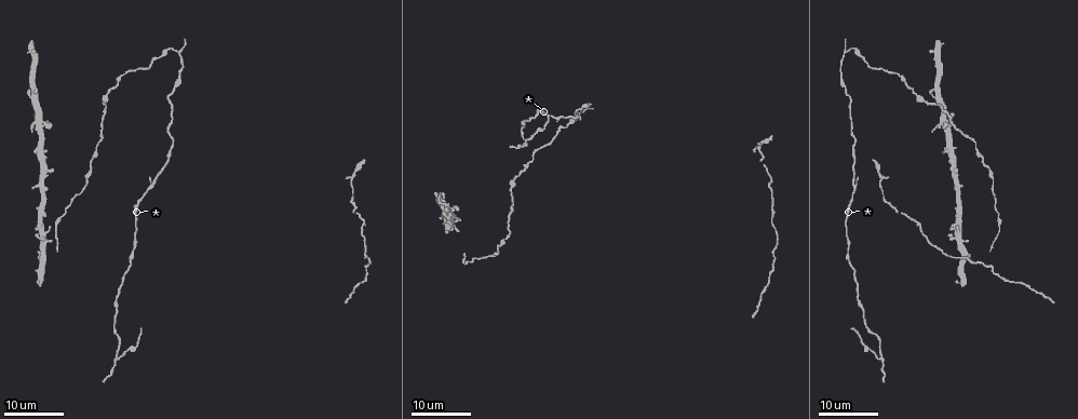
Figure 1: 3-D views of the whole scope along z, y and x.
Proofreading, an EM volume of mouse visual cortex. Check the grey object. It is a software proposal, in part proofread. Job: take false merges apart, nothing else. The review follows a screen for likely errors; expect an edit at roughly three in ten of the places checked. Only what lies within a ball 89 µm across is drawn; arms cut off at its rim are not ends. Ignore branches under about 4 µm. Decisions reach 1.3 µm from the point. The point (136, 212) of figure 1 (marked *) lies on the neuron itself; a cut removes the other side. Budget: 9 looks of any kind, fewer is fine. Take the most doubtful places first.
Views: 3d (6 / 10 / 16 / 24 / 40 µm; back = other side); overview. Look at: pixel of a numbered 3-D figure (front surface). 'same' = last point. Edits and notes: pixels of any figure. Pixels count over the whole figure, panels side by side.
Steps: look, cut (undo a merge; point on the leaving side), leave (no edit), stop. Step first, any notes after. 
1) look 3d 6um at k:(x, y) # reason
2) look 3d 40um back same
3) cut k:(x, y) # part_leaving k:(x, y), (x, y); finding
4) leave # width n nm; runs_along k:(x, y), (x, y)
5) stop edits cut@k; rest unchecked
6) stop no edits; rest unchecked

look 3d 24um at 1:(880, 361) # branch point

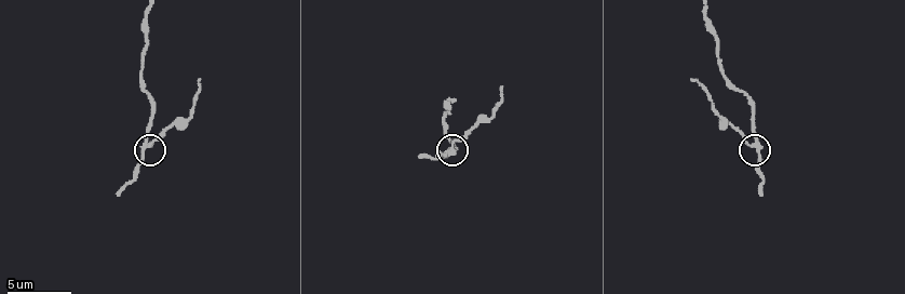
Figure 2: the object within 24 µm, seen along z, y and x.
look 3d 6um at 2:(145, 145) # zoom in

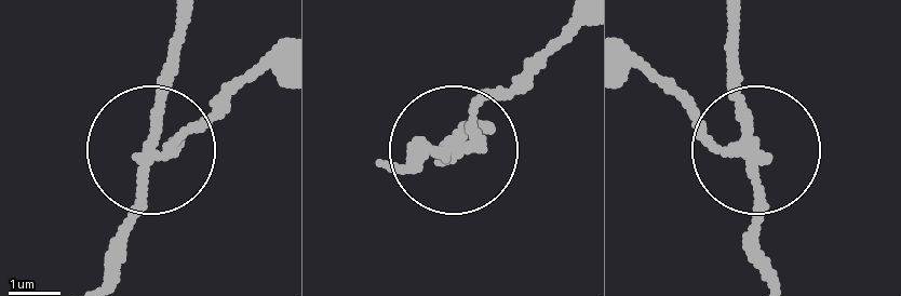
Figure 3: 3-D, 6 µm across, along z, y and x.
cut 3:(190, 124) # part_leaving 3:(152, 155), (277, 56); two neurons meet here

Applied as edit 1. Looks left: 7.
look 3d 24um at 1:(180, 53) # thick turns thin

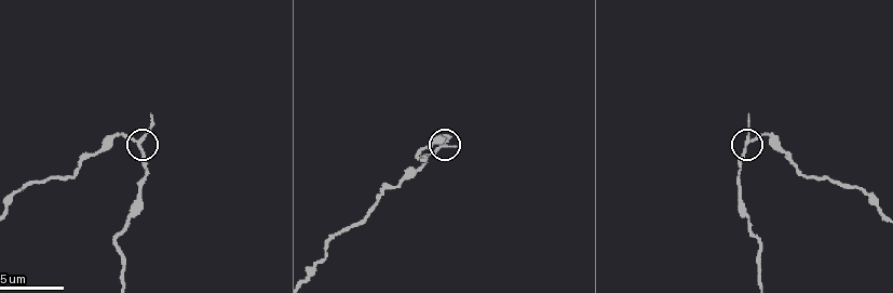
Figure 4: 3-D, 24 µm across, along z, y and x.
look 3d 10um at 4:(744, 145)

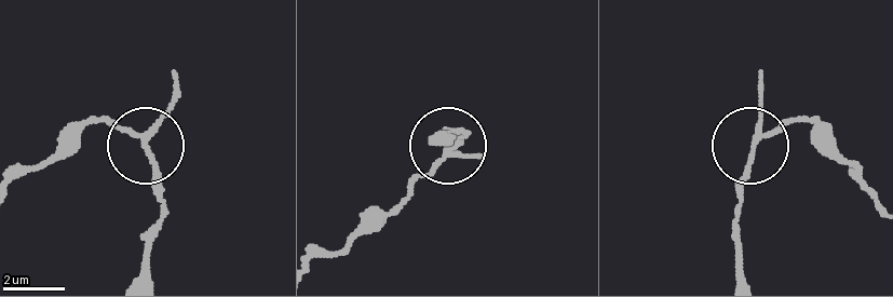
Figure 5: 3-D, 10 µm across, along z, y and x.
cut 5:(107, 120) # arms 3; two neurons meet here

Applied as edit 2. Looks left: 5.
look overview

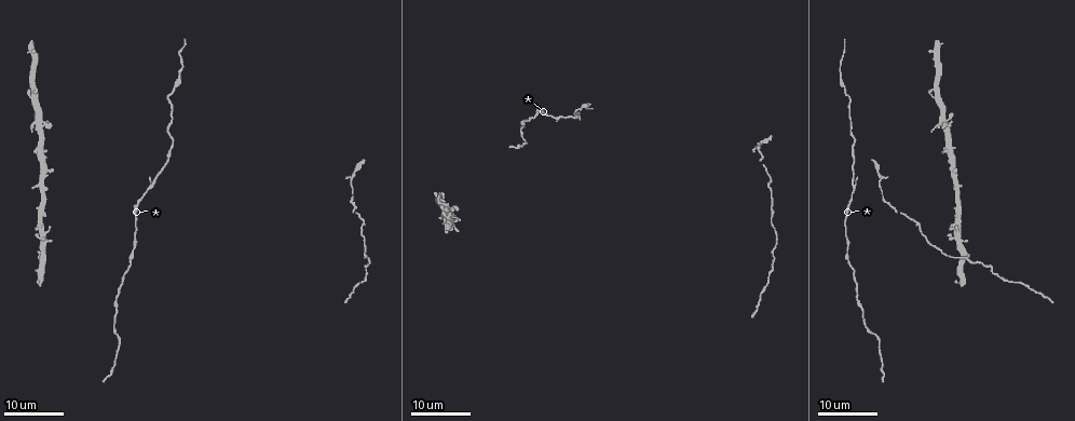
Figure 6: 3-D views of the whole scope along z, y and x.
look 3d 24um at 6:(118, 312) # calibre changes

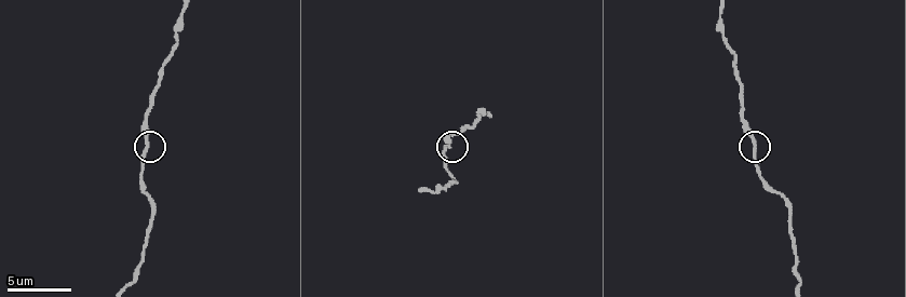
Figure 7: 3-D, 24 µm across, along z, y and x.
look 3d 10um at 7:(755, 145)

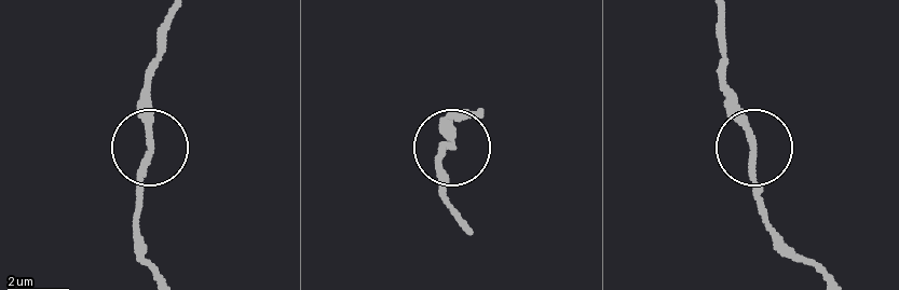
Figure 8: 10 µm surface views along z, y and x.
leave # runs_along 8:(718, 18), (733, 111), (757, 157), (764, 224); one neuron here

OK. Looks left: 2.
stop edits cut@3, cut@5; rest unchecked

